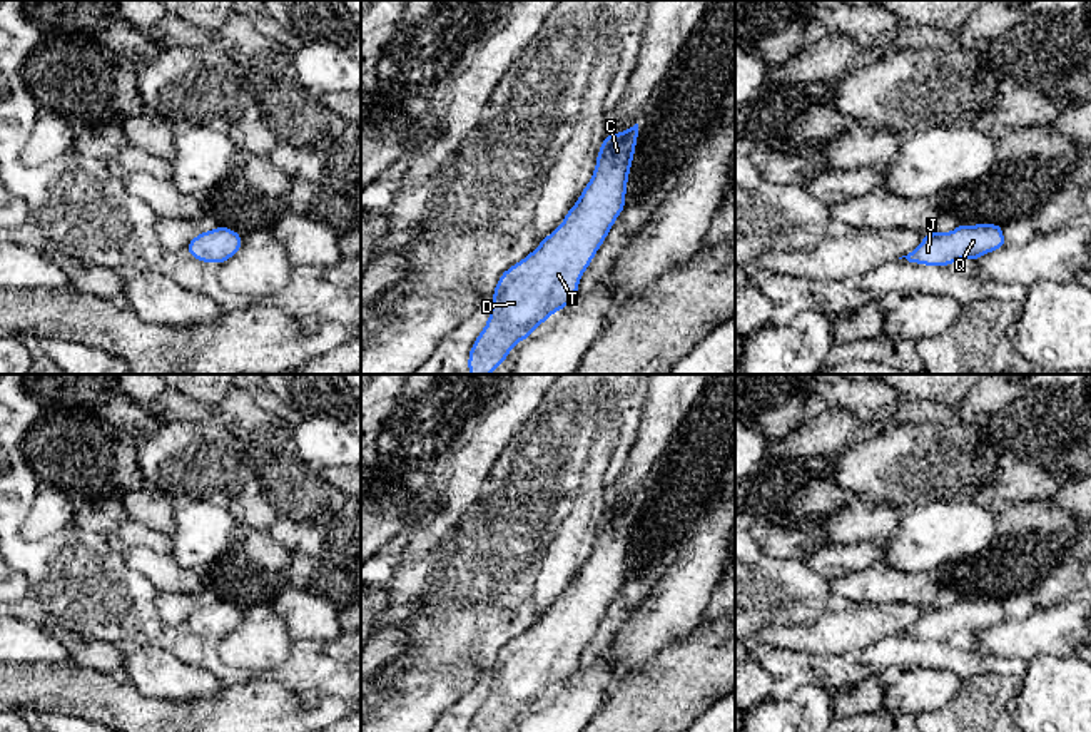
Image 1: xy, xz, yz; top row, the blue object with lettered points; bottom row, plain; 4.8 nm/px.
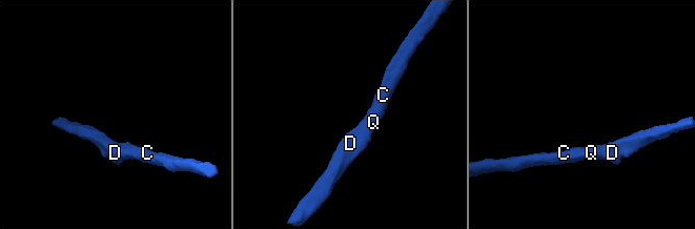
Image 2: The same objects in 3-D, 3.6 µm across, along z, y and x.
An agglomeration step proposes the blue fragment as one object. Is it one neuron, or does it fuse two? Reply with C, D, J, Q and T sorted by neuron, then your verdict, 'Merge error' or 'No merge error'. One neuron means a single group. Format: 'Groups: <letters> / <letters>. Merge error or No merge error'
Groups: C D J Q T. No merge error

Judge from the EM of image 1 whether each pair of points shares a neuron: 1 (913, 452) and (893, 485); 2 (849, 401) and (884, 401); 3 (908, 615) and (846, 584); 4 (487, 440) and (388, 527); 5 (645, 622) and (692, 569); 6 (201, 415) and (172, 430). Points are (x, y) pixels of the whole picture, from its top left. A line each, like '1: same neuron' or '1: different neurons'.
1: same neuron
2: same neuron
3: different neurons
4: different neurons
5: same neuron
6: different neurons

